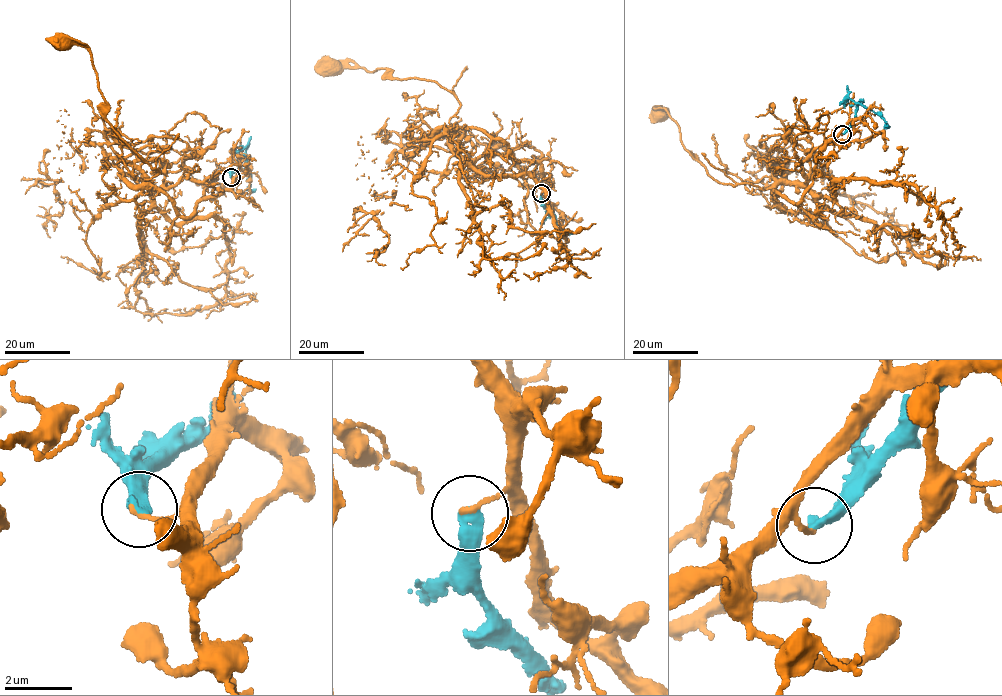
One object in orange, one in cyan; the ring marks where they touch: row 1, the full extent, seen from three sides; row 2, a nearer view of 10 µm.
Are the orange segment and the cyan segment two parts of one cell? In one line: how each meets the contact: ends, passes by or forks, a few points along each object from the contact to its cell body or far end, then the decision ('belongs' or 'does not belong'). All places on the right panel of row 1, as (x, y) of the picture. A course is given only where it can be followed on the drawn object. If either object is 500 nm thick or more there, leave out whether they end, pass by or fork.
orange ends; cyan ends; course orange (842, 134), (817, 152), (812, 186), (797, 204), (770, 188), (717, 181), (685, 149), (665, 108), (661, 117); course cyan (842, 134), (856, 116), (858, 104), (875, 112), (885, 124); does not belong

